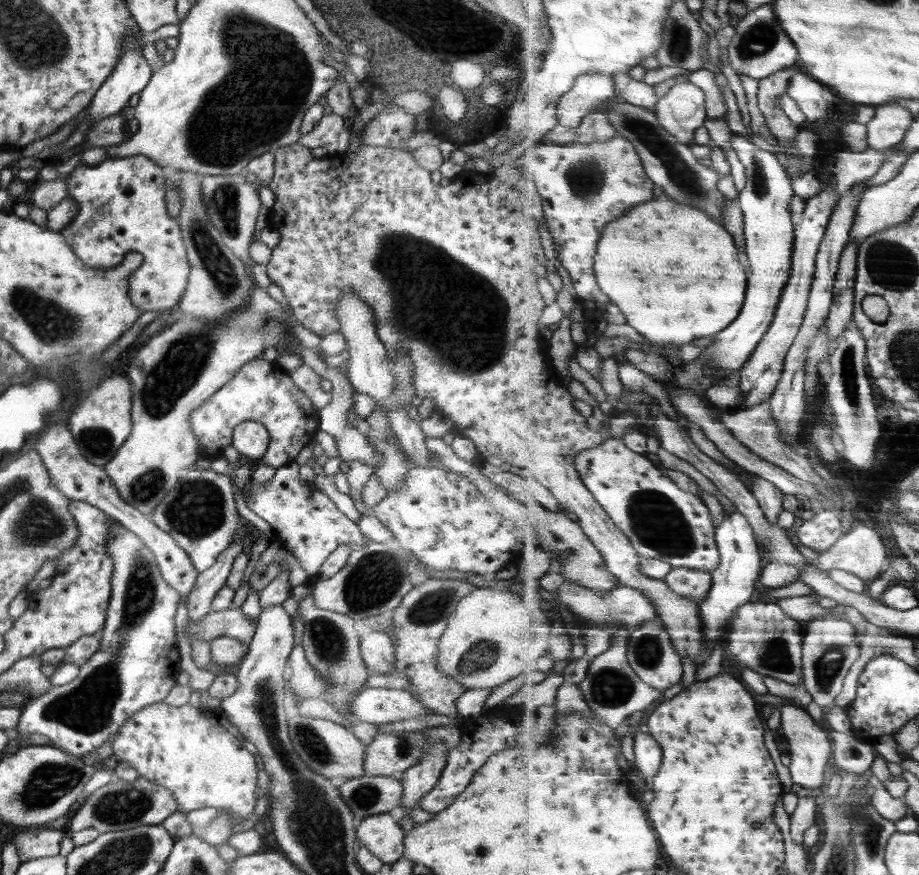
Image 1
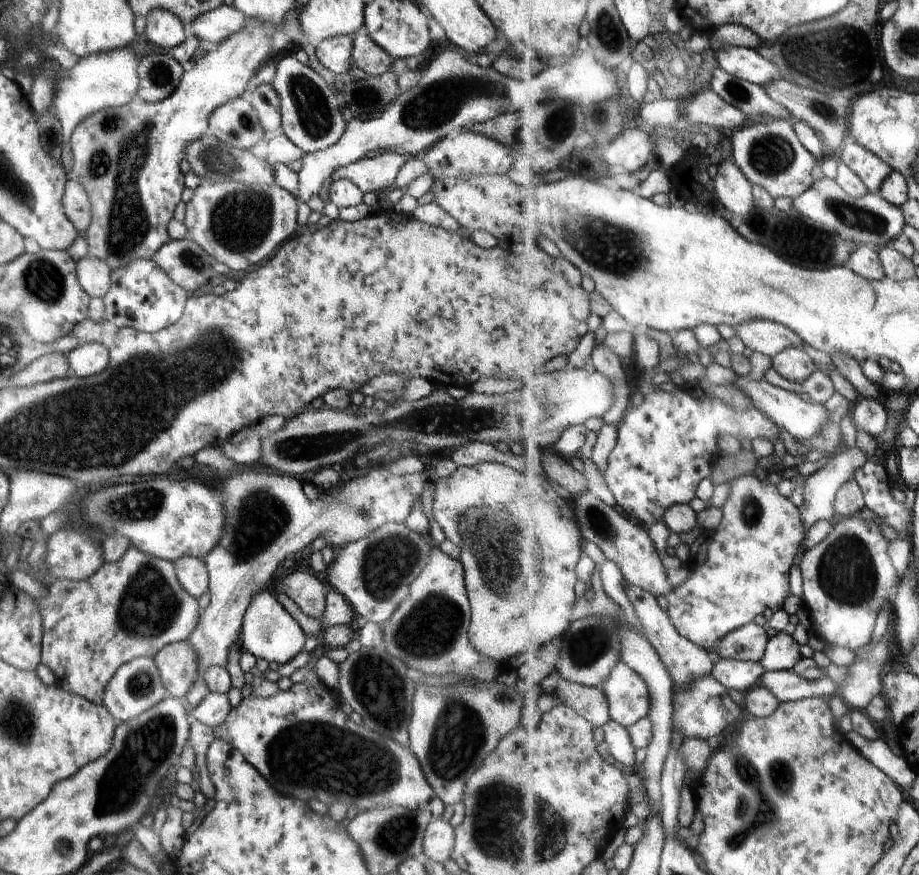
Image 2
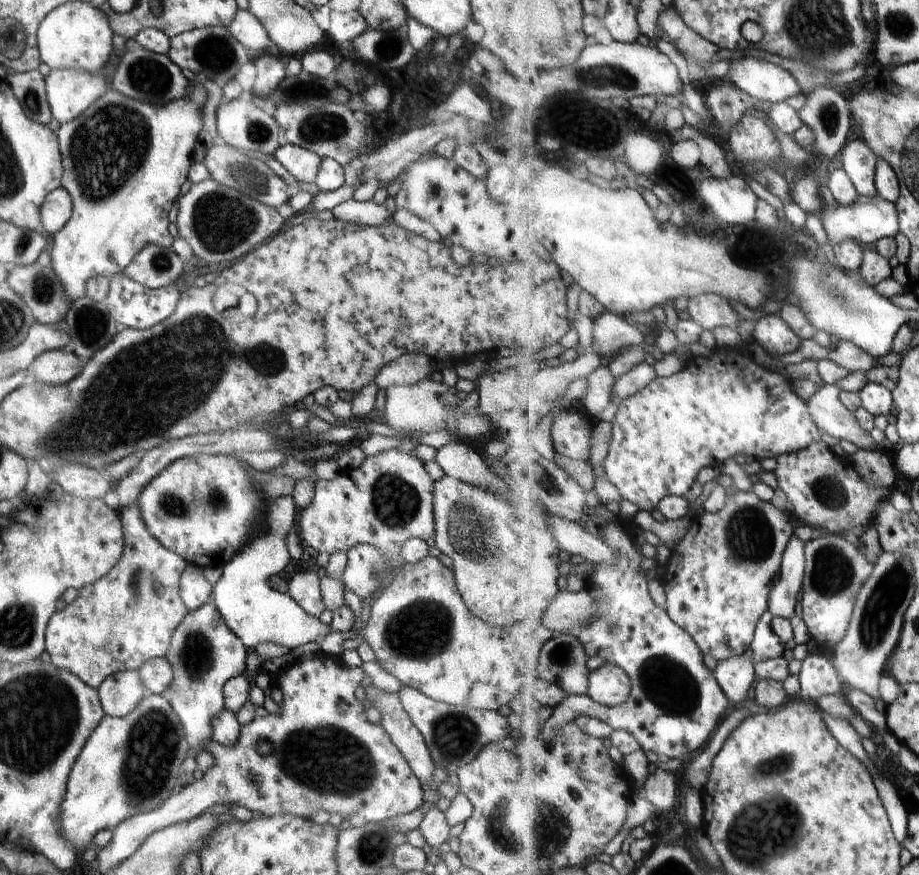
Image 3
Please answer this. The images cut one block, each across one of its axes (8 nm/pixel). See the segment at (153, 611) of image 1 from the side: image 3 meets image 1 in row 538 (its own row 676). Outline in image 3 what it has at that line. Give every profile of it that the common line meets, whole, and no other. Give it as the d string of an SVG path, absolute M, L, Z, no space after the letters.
M138 669L124 670L107 676L97 688L99 702L106 715L125 717L146 696Z

